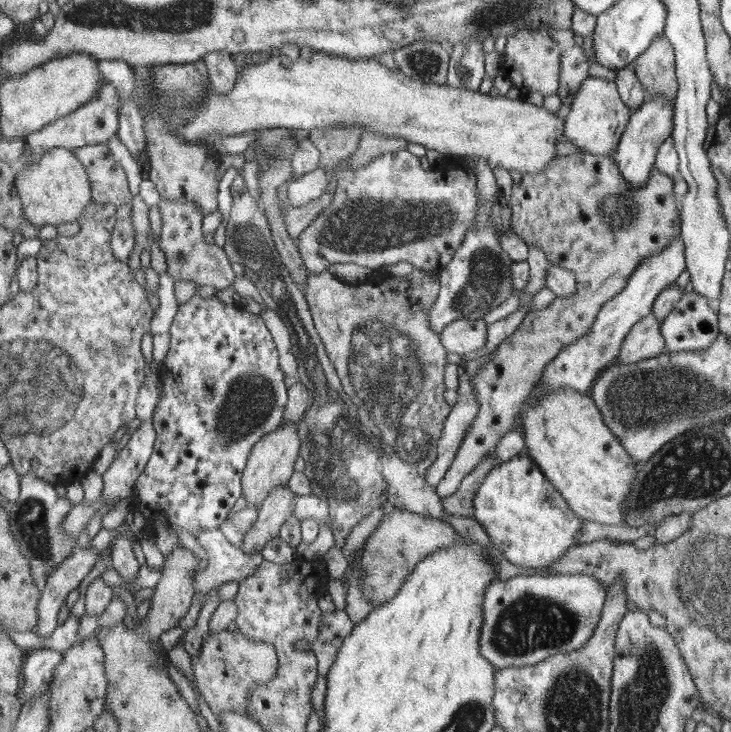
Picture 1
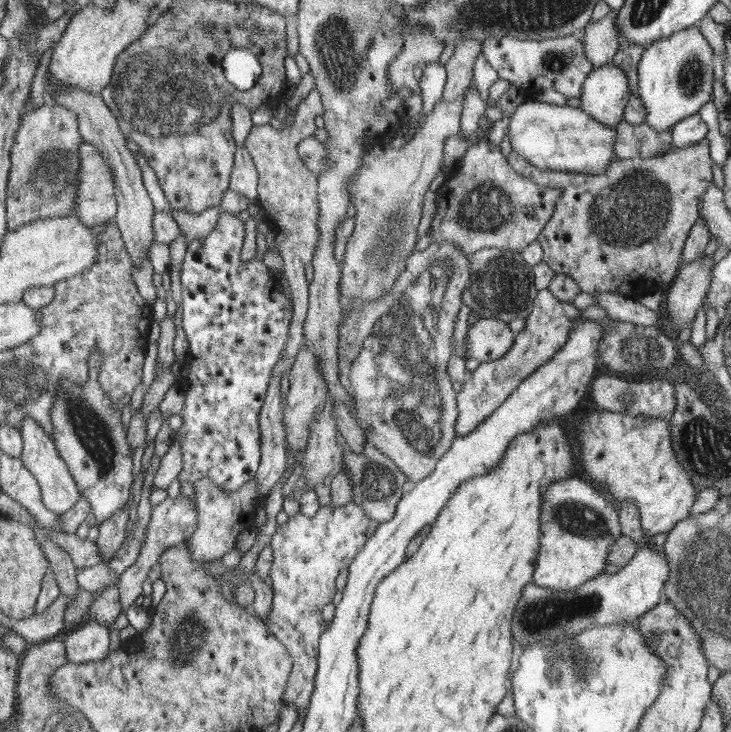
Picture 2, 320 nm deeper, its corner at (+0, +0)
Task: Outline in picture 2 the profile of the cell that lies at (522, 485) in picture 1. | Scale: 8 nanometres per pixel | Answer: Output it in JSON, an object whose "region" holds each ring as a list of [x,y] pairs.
{"region":[[[578,476],[554,481],[543,494],[541,506],[541,545],[531,580],[536,586],[550,590],[576,590],[604,573],[607,558],[617,539],[623,534],[619,509],[604,487]]]}

